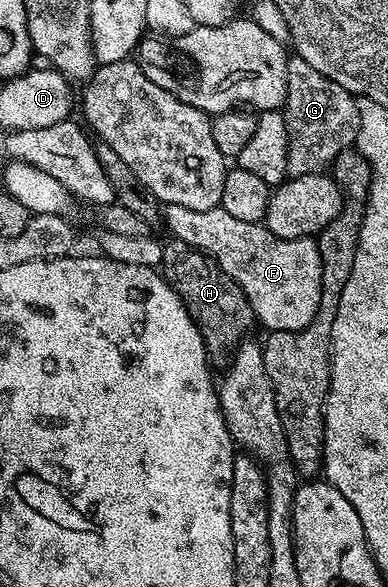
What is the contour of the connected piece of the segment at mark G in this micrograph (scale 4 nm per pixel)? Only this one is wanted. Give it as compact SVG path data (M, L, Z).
M293 53L287 61L287 93L283 108L287 125L287 169L289 175L319 175L328 172L339 153L350 150L361 128L357 99L343 85L323 77Z

